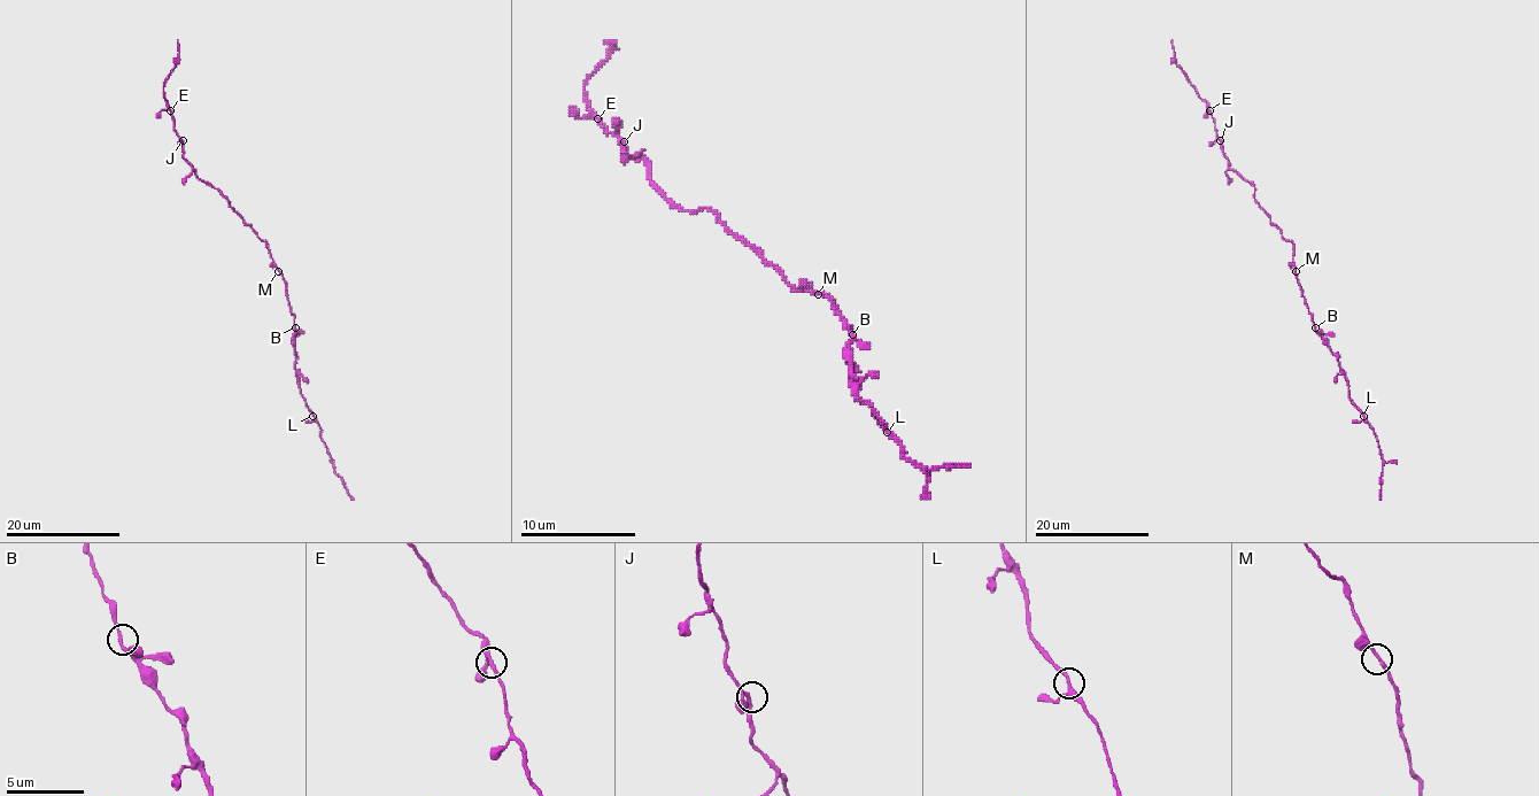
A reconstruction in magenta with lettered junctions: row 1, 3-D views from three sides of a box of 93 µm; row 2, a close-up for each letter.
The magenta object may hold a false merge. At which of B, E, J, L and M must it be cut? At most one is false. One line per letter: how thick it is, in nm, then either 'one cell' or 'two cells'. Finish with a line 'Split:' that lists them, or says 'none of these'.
B: 170 nm thick; one cell
E: 200 nm thick; one cell
J: 200 nm thick; one cell
L: 220 nm thick; one cell
M: 220 nm thick; one cell
Split: none of these

